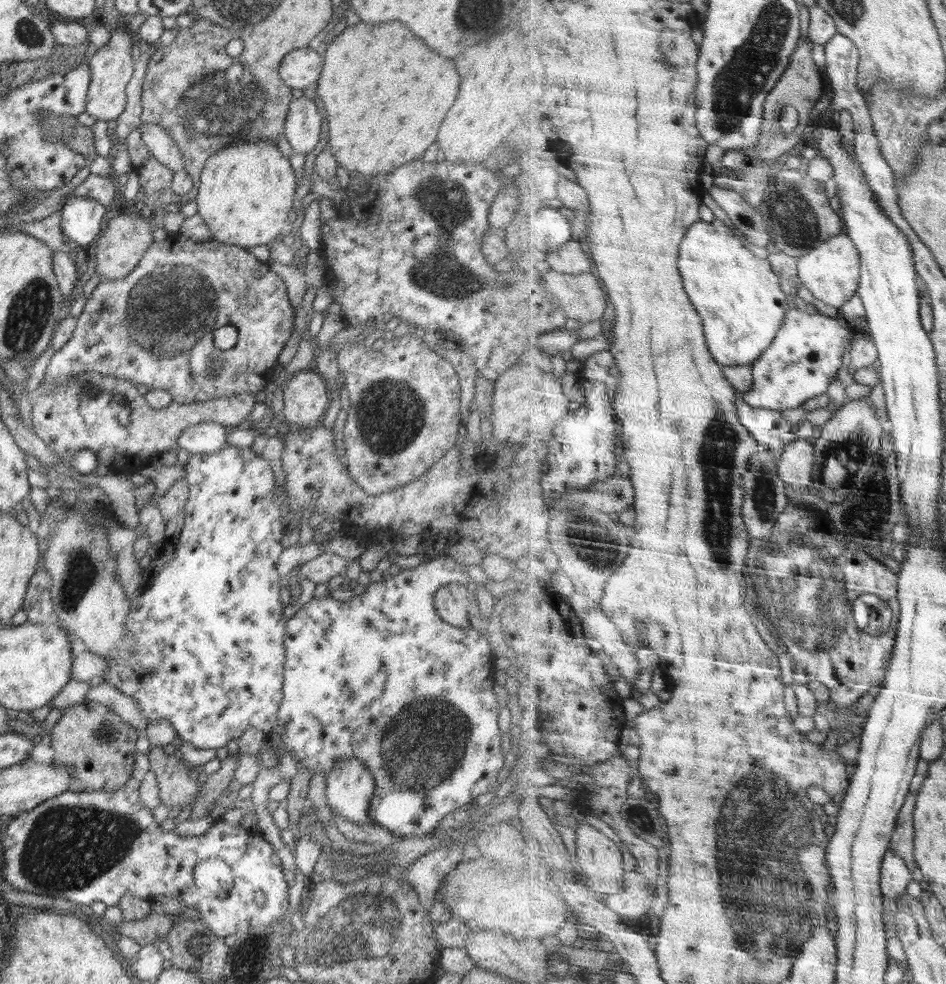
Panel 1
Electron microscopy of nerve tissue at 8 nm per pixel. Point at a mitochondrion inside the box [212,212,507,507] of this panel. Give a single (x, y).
(391, 419)

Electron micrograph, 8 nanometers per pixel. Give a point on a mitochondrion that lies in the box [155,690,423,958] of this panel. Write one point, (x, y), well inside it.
(195, 941)

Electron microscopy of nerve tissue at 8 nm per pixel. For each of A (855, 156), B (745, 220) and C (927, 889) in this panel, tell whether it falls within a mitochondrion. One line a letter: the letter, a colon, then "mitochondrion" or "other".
A: other
B: mitochondrion
C: other

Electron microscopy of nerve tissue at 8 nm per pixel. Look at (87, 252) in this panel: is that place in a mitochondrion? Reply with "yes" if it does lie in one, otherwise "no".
no

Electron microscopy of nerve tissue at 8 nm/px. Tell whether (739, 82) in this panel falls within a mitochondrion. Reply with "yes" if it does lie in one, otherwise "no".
yes

